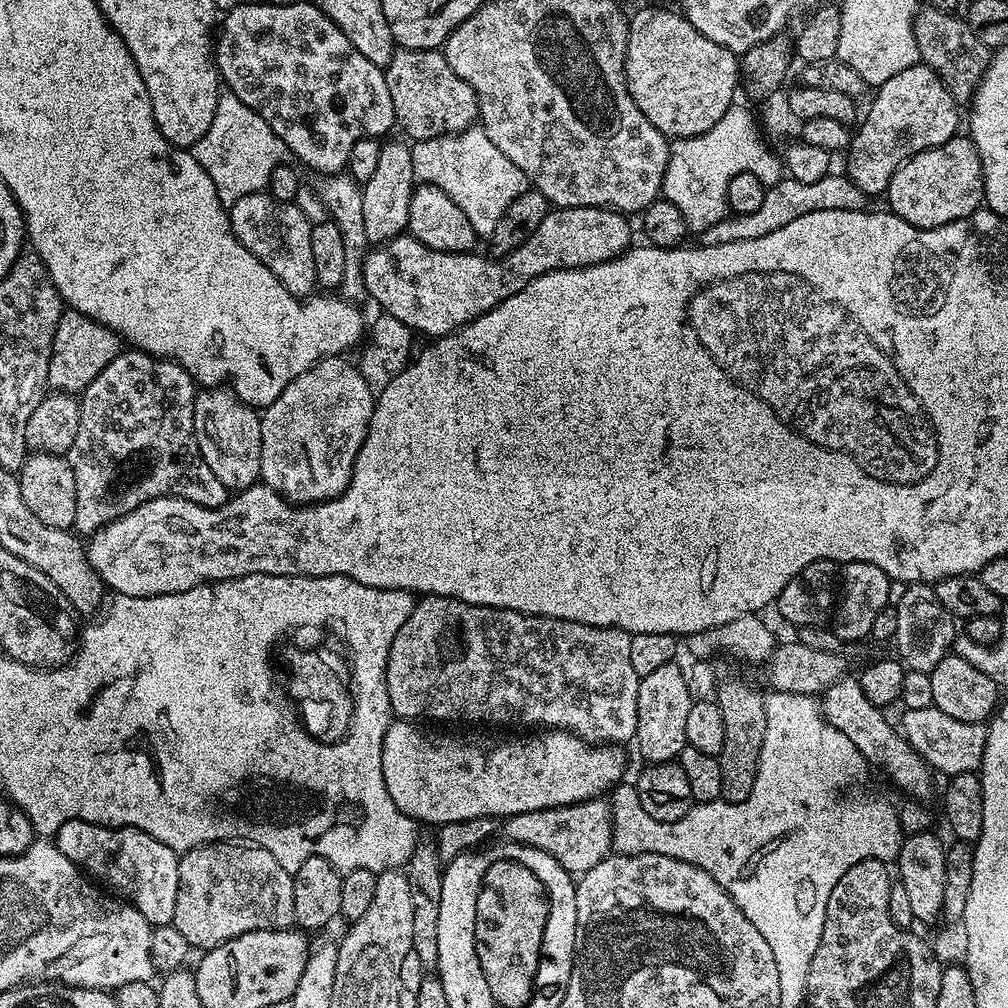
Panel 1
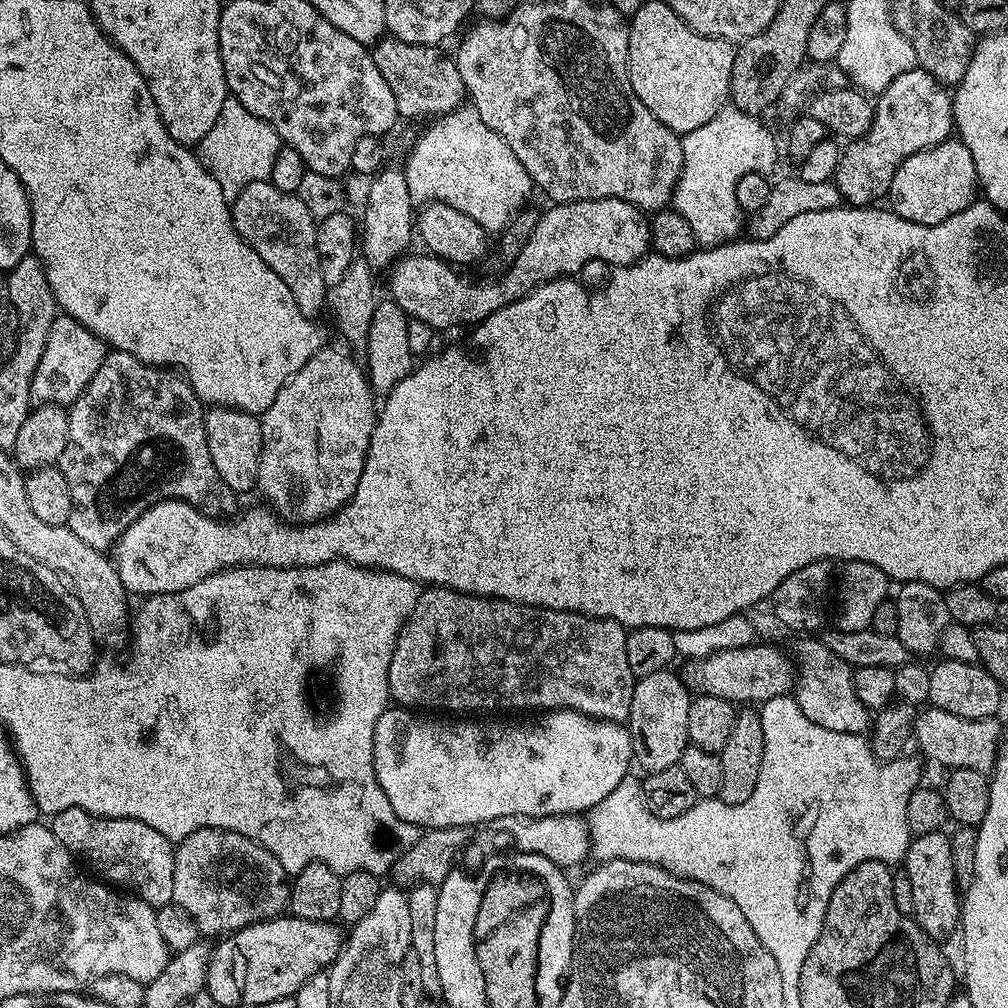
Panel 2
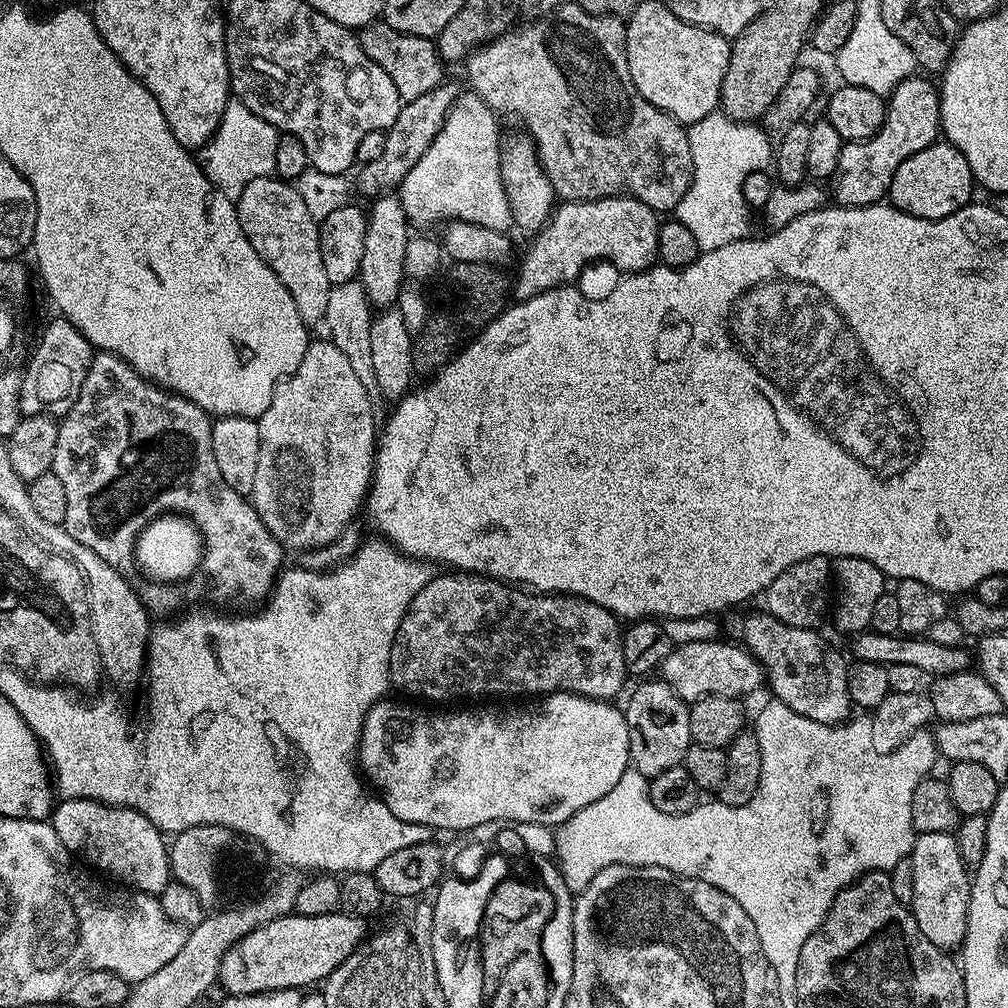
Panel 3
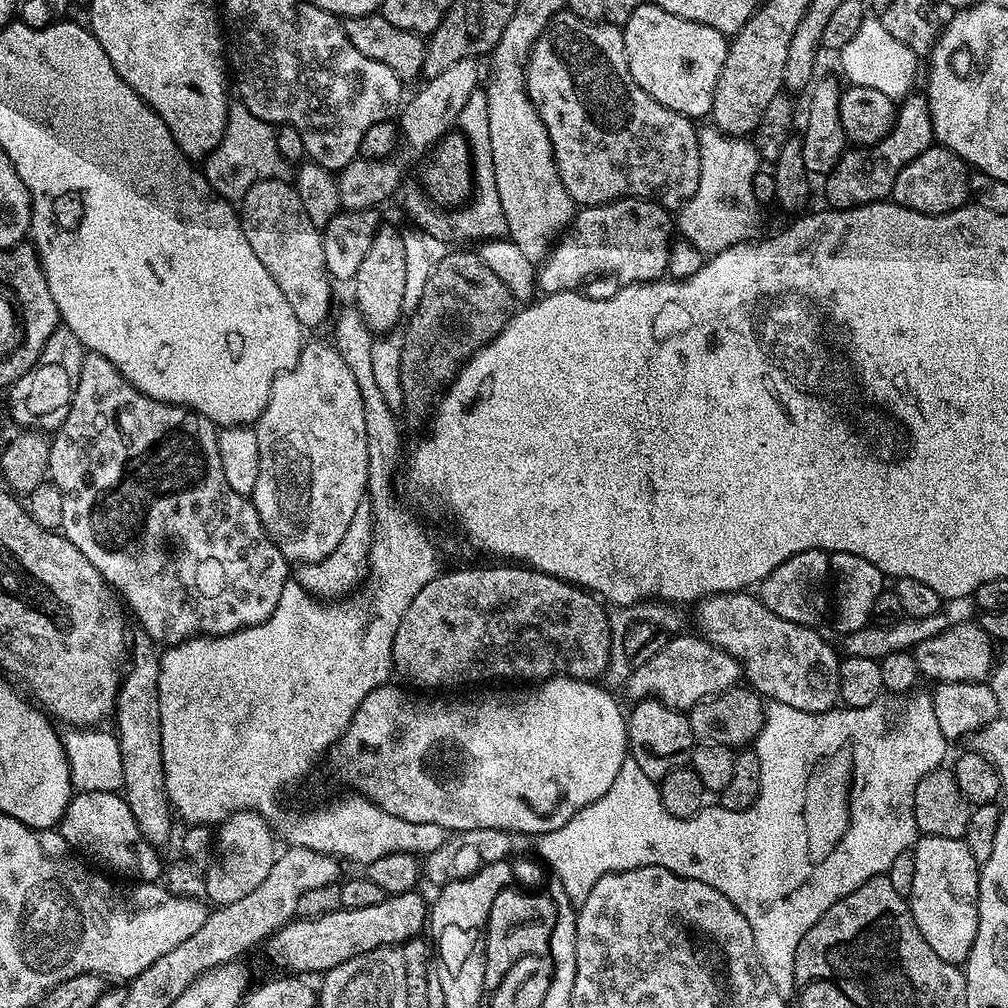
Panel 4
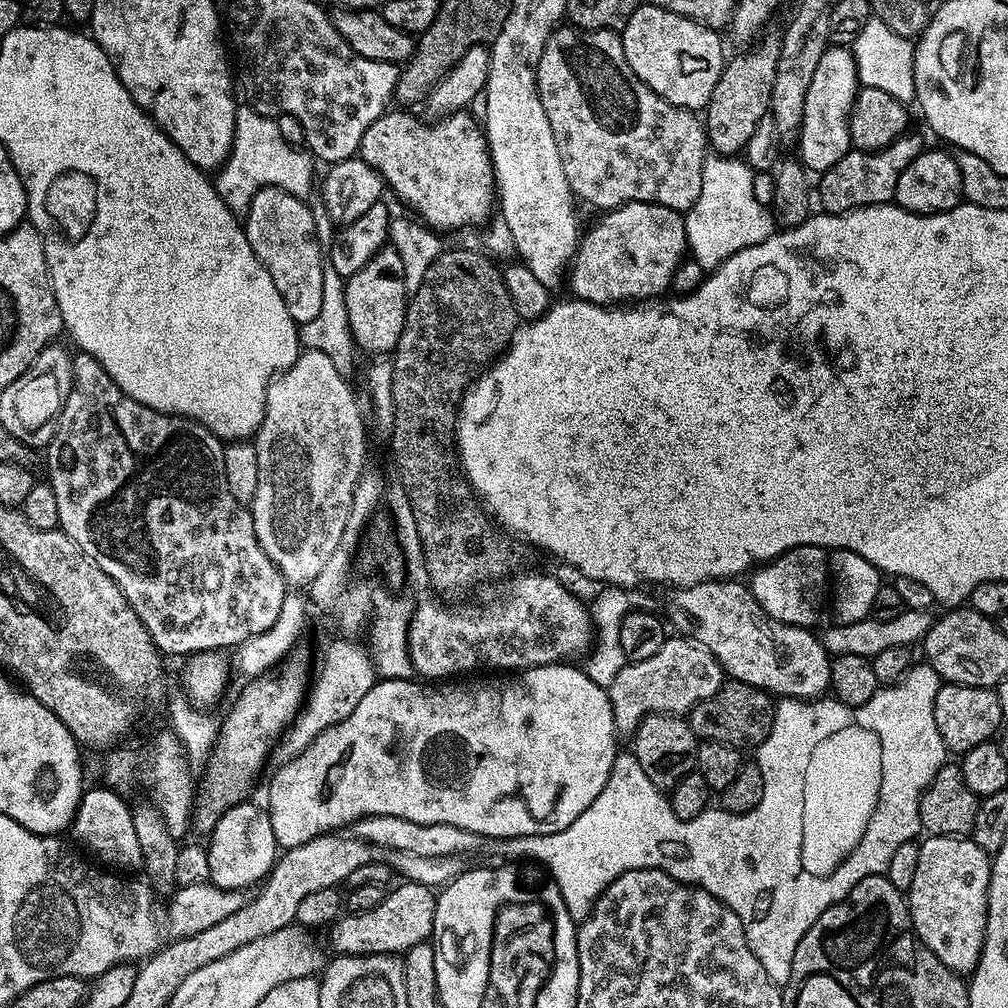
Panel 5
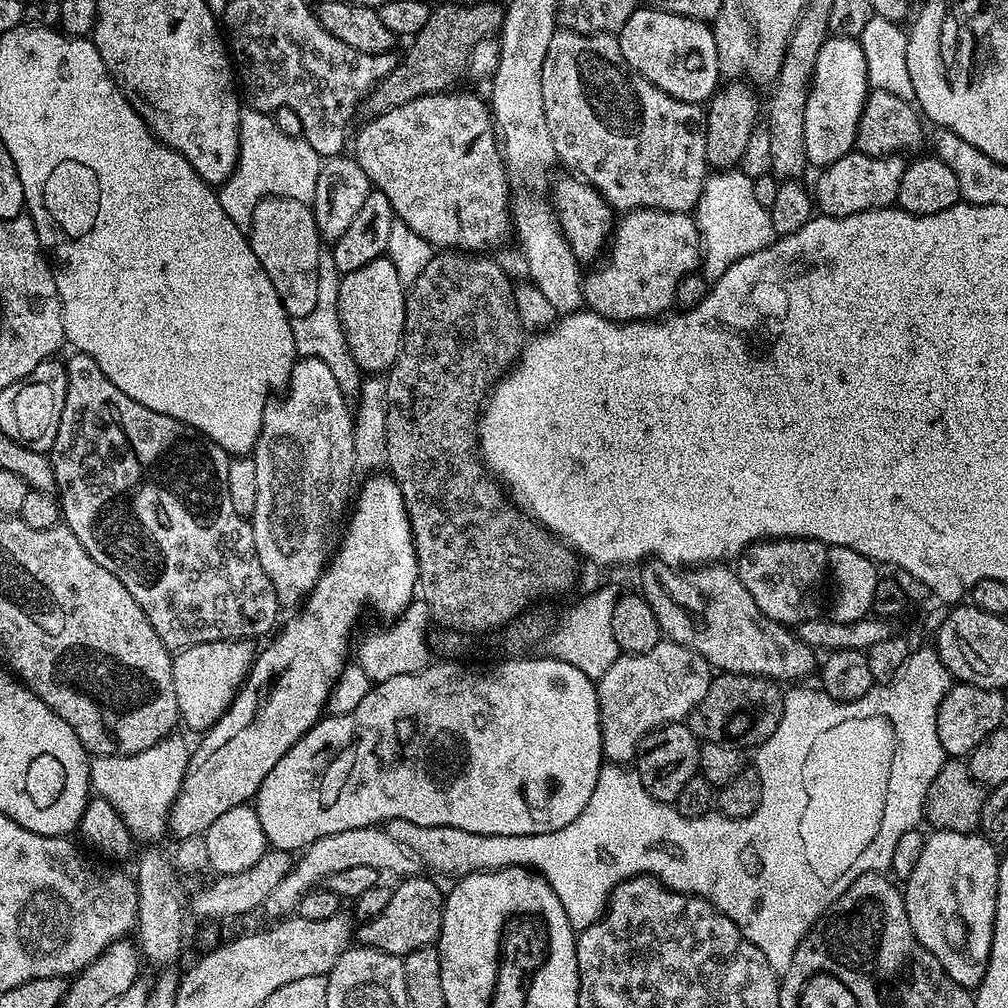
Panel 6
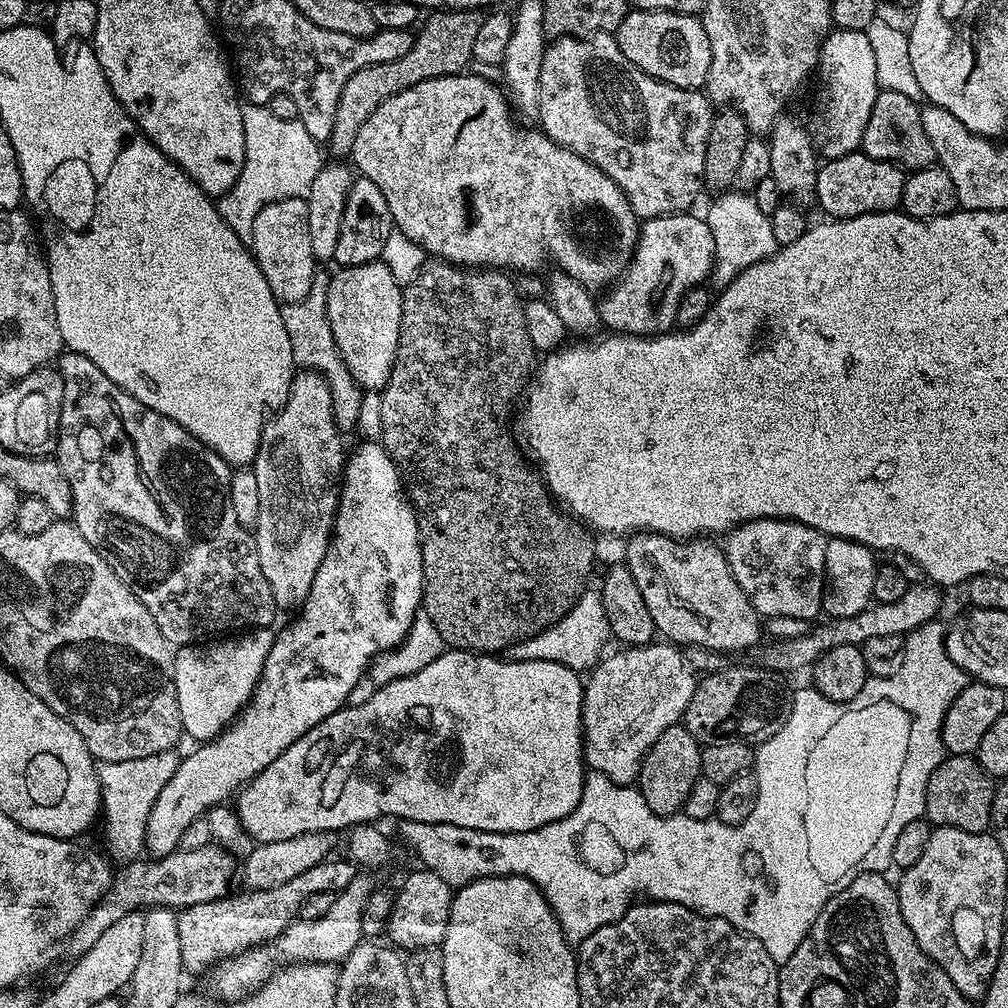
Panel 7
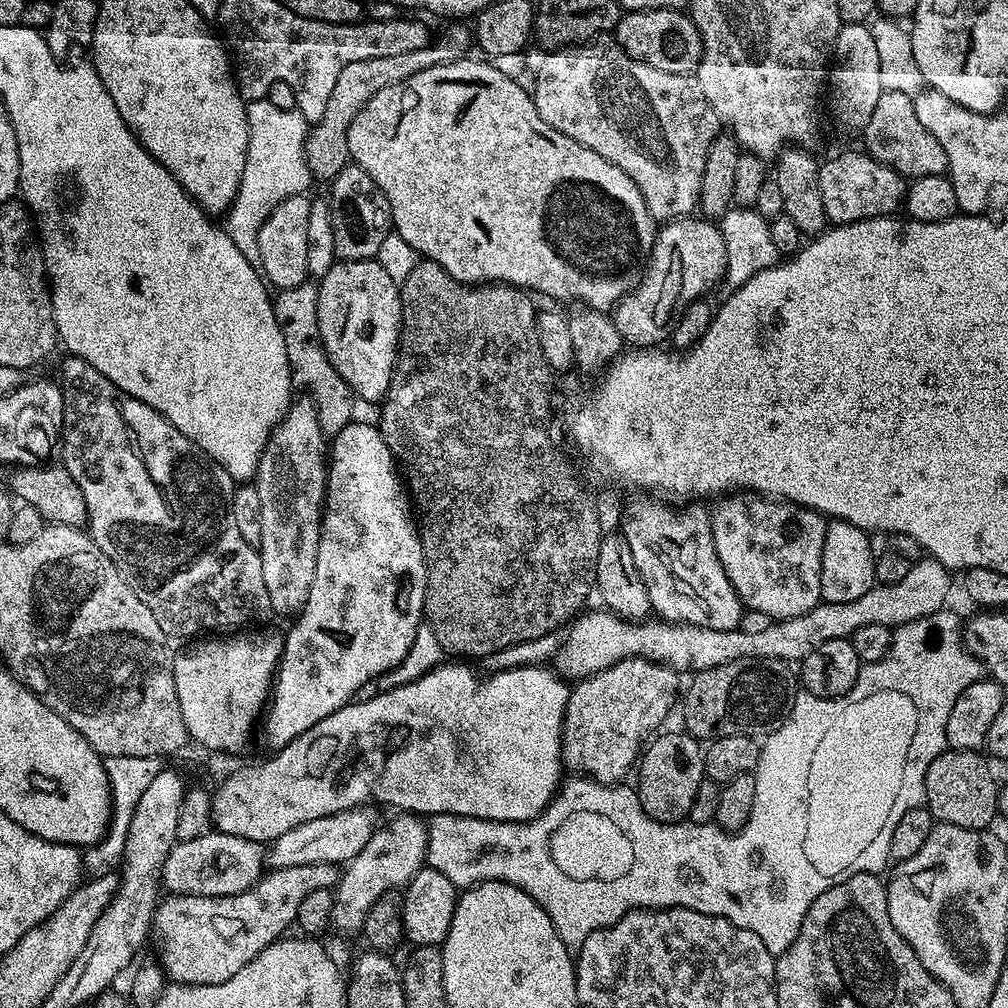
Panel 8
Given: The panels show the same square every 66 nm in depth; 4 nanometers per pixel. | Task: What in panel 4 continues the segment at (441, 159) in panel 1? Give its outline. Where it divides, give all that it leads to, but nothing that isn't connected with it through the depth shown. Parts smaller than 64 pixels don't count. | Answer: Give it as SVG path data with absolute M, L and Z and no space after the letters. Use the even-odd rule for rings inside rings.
M477 90L470 94L466 106L462 106L462 114L458 121L459 131L472 149L472 171L474 173L474 191L470 199L463 206L445 210L437 206L419 187L405 187L404 208L412 215L411 223L417 228L434 234L434 238L442 238L444 243L452 246L455 240L495 240L507 237L508 227L506 218L502 214L502 202L498 202L498 190L494 178L494 162L490 150L490 114L488 113L487 91Z

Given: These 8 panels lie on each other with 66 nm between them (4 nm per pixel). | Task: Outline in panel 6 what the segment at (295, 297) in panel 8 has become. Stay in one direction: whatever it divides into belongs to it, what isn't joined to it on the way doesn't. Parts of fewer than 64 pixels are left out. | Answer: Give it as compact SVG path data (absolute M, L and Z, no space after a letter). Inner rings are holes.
M321 251L318 258L318 298L314 310L310 310L310 314L292 320L292 333L297 357L309 356L326 362L326 367L332 371L338 382L338 390L342 390L344 397L352 402L360 395L362 373L358 362L354 362L354 354L350 354L350 346L346 342L346 334L338 318L338 286L341 275L331 251Z

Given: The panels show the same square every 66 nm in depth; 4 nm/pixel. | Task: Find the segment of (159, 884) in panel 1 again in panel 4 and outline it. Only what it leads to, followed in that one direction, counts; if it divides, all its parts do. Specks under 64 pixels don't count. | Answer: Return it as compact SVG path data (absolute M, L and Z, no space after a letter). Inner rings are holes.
M77 791L62 814L58 831L69 849L79 850L89 861L97 860L101 869L109 868L104 869L109 873L121 872L132 882L156 882L161 879L162 863L156 853L159 851L144 837L134 814L130 814L130 806L119 791Z

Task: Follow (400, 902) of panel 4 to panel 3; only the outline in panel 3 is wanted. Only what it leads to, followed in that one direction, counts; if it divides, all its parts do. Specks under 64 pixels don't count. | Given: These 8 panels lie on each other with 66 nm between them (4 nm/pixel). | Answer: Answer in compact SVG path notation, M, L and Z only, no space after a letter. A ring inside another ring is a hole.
M339 910L313 916L291 914L266 922L226 950L221 960L219 987L224 987L228 996L253 996L319 985L368 939L368 924L363 916L351 916Z

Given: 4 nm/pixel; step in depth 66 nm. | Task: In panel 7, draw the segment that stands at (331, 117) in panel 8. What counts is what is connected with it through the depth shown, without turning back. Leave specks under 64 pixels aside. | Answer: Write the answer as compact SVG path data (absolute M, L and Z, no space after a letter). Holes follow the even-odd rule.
M475 8L436 10L429 16L432 17L428 21L425 19L419 25L410 50L406 50L402 58L394 58L394 62L366 66L358 70L358 74L354 74L350 82L346 82L342 90L342 98L338 102L334 130L326 142L327 151L329 148L336 155L333 157L351 157L354 138L358 138L358 130L362 130L362 122L366 122L366 118L374 114L376 107L386 102L386 98L402 90L410 90L410 86L418 86L418 82L426 82L430 78L461 75L467 69L464 67L470 62L473 63L474 37L482 27L484 16Z

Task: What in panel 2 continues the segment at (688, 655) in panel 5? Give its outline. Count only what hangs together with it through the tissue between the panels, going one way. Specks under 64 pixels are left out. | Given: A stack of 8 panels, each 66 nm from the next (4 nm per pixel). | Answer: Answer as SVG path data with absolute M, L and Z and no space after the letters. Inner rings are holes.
M744 642L739 646L720 646L713 650L709 656L701 660L693 660L687 665L688 676L686 680L697 693L722 698L732 701L733 705L752 703L753 706L759 705L765 700L773 700L779 696L789 695L793 691L796 683L797 671L793 661L784 652L779 652L776 648L771 648L768 644L761 642Z

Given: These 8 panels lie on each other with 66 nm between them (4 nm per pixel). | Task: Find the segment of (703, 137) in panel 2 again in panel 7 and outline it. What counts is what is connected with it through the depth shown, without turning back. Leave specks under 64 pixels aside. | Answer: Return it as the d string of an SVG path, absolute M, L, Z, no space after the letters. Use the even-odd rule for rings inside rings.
M729 190L717 195L713 200L716 201L709 206L706 213L716 247L710 284L713 289L722 290L730 286L730 282L734 282L734 278L738 278L742 270L763 260L769 260L778 251L778 245L774 238L774 230L770 230L772 218L762 214L762 210L758 210L755 195L744 190Z

